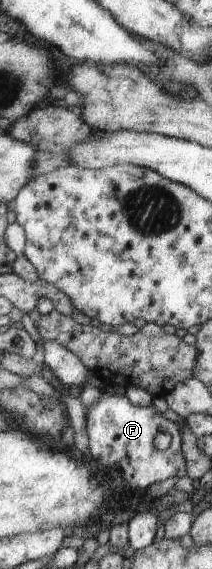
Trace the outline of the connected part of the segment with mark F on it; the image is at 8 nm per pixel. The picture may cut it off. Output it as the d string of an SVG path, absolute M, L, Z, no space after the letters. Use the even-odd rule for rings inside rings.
M104 392L89 407L85 421L85 433L90 441L90 455L94 458L94 465L108 468L117 466L124 478L124 491L146 490L154 483L187 474L179 425L168 421L163 412L158 412L152 405L136 407L125 395ZM158 433L168 433L172 438L170 447L165 451L158 451L154 447Z

